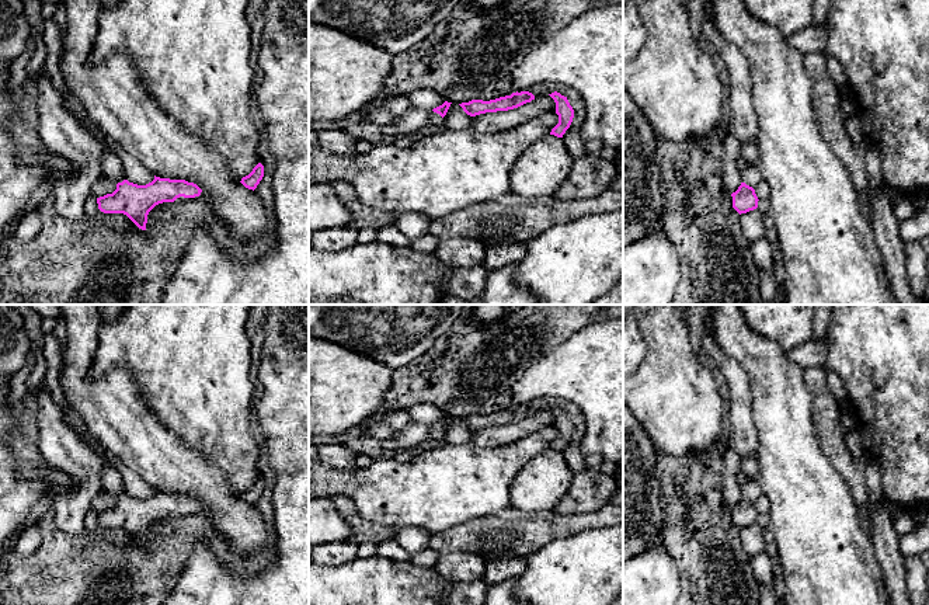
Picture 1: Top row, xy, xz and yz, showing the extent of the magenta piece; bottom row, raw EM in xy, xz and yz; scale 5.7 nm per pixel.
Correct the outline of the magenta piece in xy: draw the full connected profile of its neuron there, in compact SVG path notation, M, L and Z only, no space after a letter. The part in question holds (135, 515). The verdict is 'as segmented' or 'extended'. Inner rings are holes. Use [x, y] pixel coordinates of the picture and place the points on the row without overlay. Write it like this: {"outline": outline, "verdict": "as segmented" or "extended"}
{"outline": "M109 466L102 472L102 490L115 496L116 504L97 512L98 524L104 528L123 528L142 545L146 545L147 529L156 519L174 517L180 511L195 512L202 507L194 497L156 490L146 500L129 497L123 490L121 473Z", "verdict": "extended"}

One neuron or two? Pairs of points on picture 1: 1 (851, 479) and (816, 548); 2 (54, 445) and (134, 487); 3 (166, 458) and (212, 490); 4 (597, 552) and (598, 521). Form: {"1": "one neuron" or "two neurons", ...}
{"1": "two neurons", "2": "two neurons", "3": "one neuron", "4": "two neurons"}

